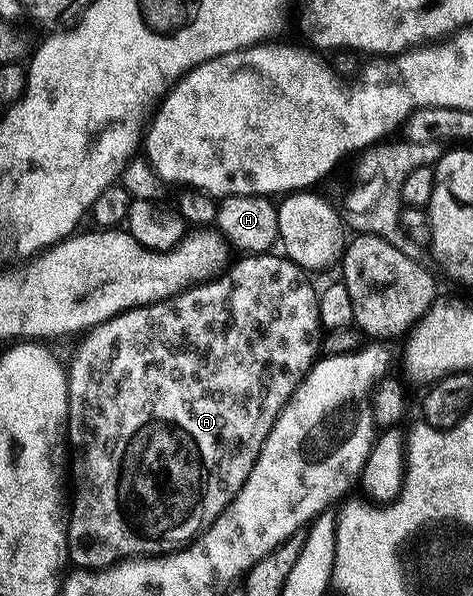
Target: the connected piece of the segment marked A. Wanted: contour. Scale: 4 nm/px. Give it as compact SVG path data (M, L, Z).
M265 252L241 257L241 262L233 261L227 272L211 280L193 284L161 302L115 314L83 335L84 343L77 348L72 358L72 370L70 366L67 371L68 440L74 451L70 462L74 501L68 520L68 557L71 565L76 565L73 567L88 572L93 569L92 558L96 562L104 562L100 564L112 564L117 560L163 556L175 552L187 546L193 538L199 538L235 501L266 444L266 436L270 436L276 418L312 369L313 362L317 361L318 347L322 342L317 289L308 284L309 275L301 267L287 256L277 254Z

